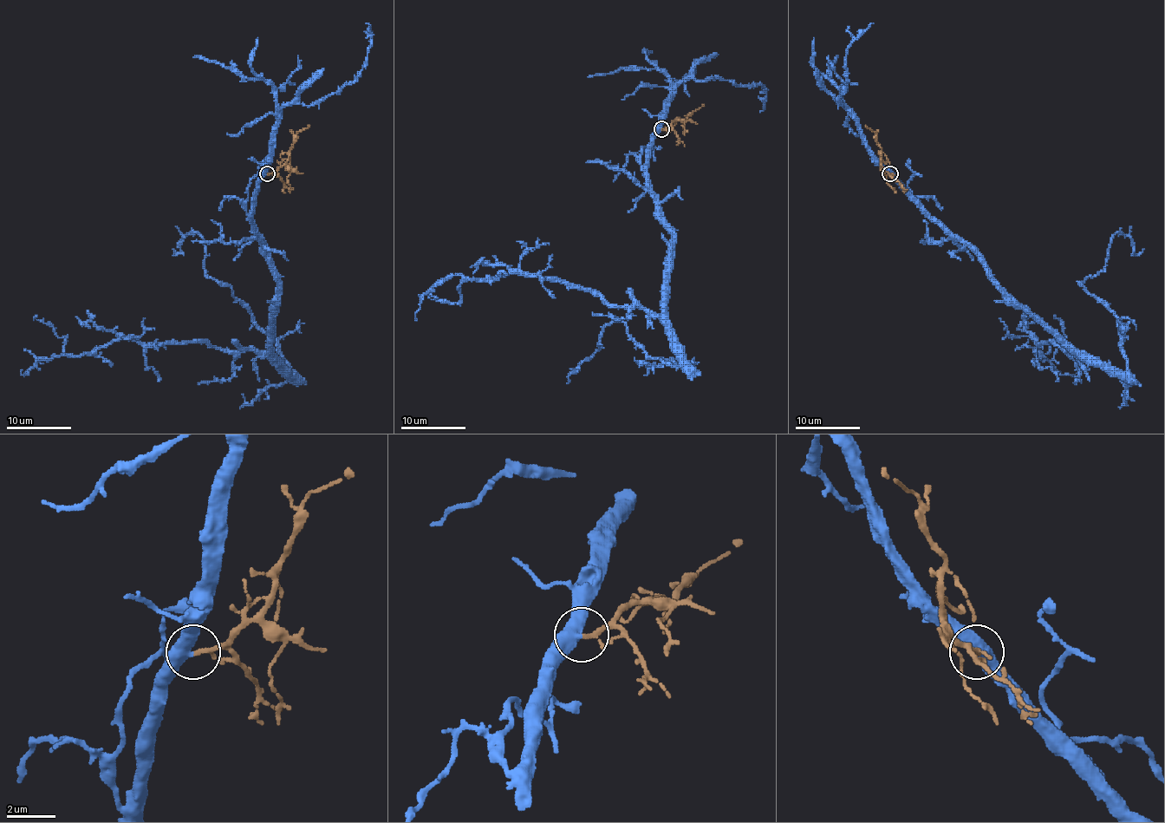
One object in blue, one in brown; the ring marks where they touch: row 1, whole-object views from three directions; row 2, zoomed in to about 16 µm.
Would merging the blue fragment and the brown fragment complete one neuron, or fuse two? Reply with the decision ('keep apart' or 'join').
join

